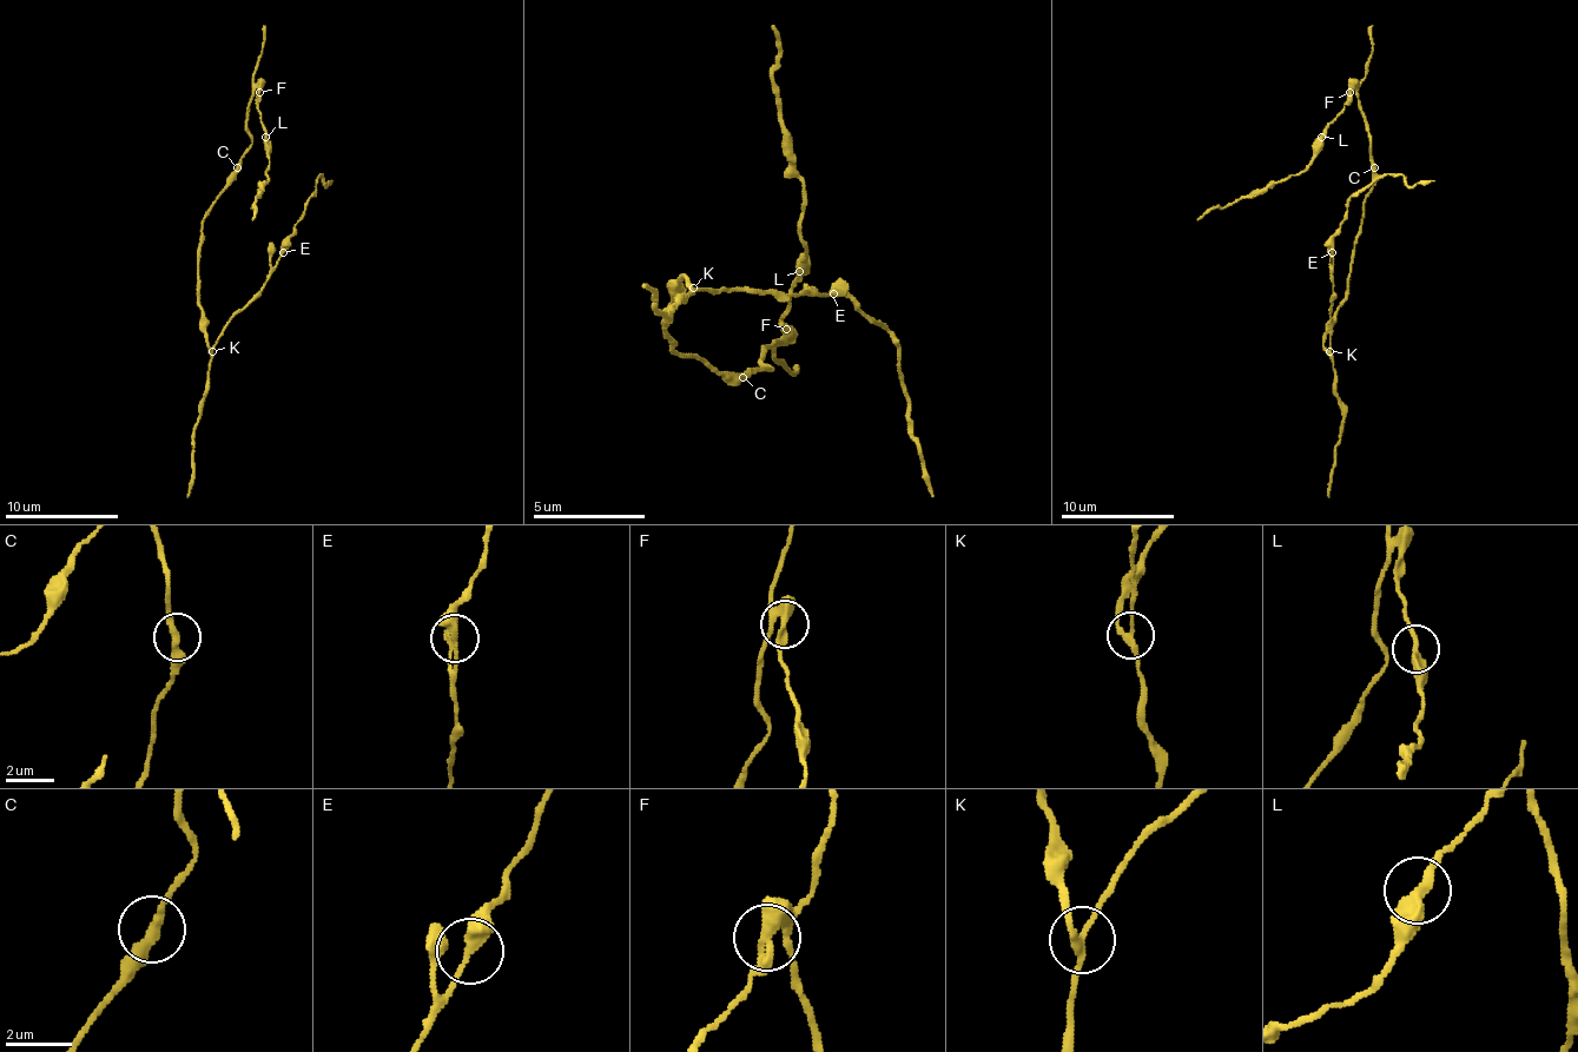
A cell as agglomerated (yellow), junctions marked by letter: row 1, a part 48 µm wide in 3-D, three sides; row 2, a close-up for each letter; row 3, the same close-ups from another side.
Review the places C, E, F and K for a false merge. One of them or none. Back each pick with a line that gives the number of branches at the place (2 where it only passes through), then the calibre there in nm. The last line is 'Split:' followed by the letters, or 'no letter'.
F: 4 branches meet; 320 nm thick
Split: F

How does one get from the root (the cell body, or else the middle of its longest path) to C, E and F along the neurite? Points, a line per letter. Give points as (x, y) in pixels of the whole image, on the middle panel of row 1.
C: (671, 338), (671, 344), (681, 355), (698, 355), (715, 372), (738, 372), (743, 377)
E: (671, 338), (665, 332), (665, 310), (681, 277), (693, 288), (748, 288), (754, 293), (833, 293)
F: (671, 338), (681, 355), (698, 355), (715, 372), (765, 372), (771, 366), (765, 366), (760, 355), (788, 326)

